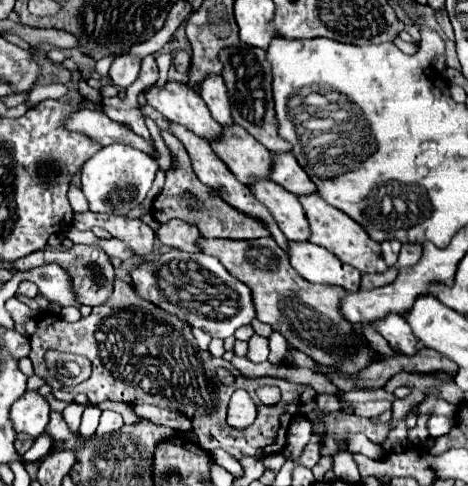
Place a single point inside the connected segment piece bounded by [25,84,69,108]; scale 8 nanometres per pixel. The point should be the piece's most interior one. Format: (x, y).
(41, 92)

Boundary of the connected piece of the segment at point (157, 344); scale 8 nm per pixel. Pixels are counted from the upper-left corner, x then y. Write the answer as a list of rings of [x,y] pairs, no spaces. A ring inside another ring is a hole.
[[[123,280],[115,282],[113,296],[107,300],[107,304],[95,306],[93,312],[87,318],[81,318],[79,322],[71,324],[63,318],[39,318],[37,330],[29,340],[31,340],[31,358],[35,374],[45,378],[45,384],[51,386],[51,394],[57,400],[73,402],[73,398],[79,392],[85,392],[93,404],[113,400],[133,406],[153,404],[159,408],[175,410],[193,420],[193,430],[199,438],[201,448],[207,450],[223,448],[233,458],[241,456],[265,458],[269,454],[275,454],[285,448],[287,426],[297,412],[305,414],[309,420],[317,418],[313,388],[305,384],[293,384],[283,378],[281,400],[275,406],[265,406],[263,402],[259,402],[255,392],[249,392],[249,396],[257,404],[255,422],[247,428],[229,426],[227,404],[237,386],[233,388],[221,386],[215,370],[219,366],[233,370],[231,362],[227,362],[225,358],[215,358],[209,352],[201,350],[197,346],[197,340],[193,340],[189,324],[183,324],[183,320],[179,320],[177,316],[171,316],[163,308],[143,300],[137,294],[137,290]],[[47,350],[87,356],[93,364],[91,380],[85,380],[85,384],[79,386],[63,386],[61,382],[51,378],[47,374],[47,366],[43,360]]]

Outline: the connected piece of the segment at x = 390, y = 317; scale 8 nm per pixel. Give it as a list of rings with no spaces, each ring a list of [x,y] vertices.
[[[387,314],[387,316],[381,318],[381,320],[373,320],[371,326],[373,326],[373,330],[379,332],[395,350],[399,350],[399,352],[403,352],[403,354],[407,354],[407,356],[415,354],[415,350],[417,350],[417,348],[415,348],[415,346],[417,346],[415,336],[411,336],[411,328],[407,328],[407,322],[405,322],[401,316],[397,316],[397,314]]]

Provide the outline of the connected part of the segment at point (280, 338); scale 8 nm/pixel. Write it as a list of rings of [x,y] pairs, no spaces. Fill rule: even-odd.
[[[271,332],[269,336],[269,348],[271,348],[271,354],[269,354],[269,362],[277,364],[283,360],[285,352],[287,352],[287,338],[279,332]]]

